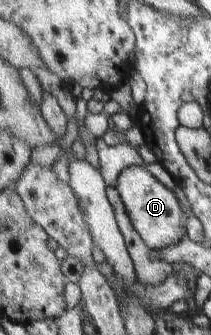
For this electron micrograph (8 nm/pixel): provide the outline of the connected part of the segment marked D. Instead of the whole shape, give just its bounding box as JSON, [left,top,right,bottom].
[115,165,187,249]

